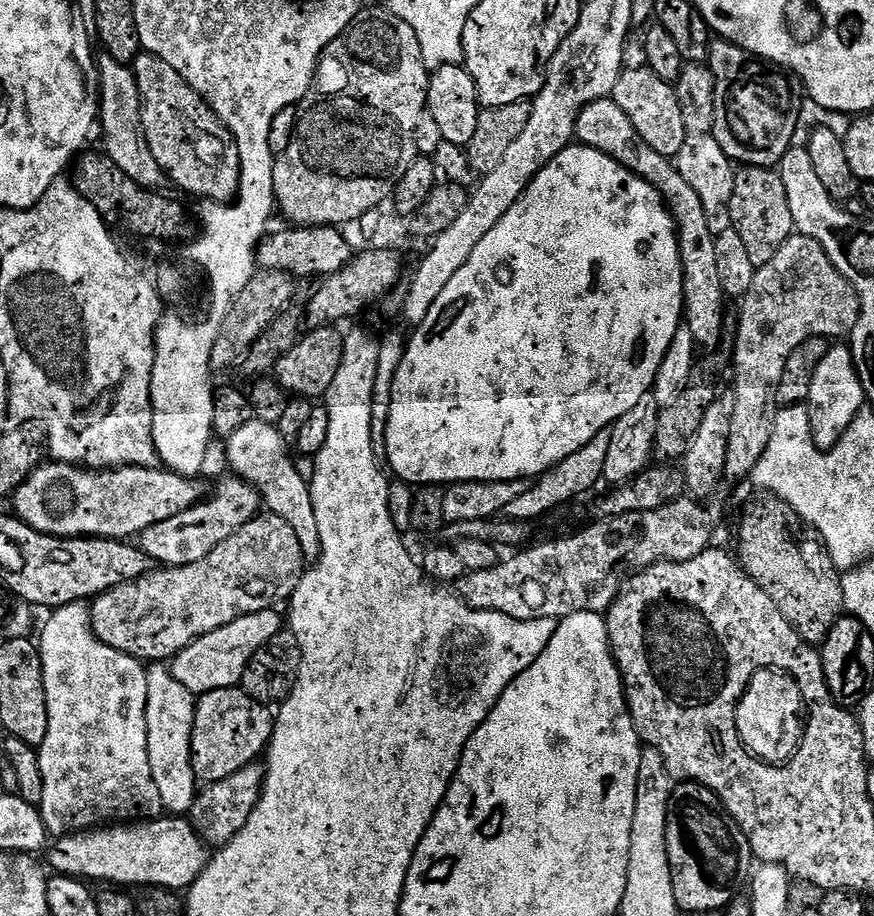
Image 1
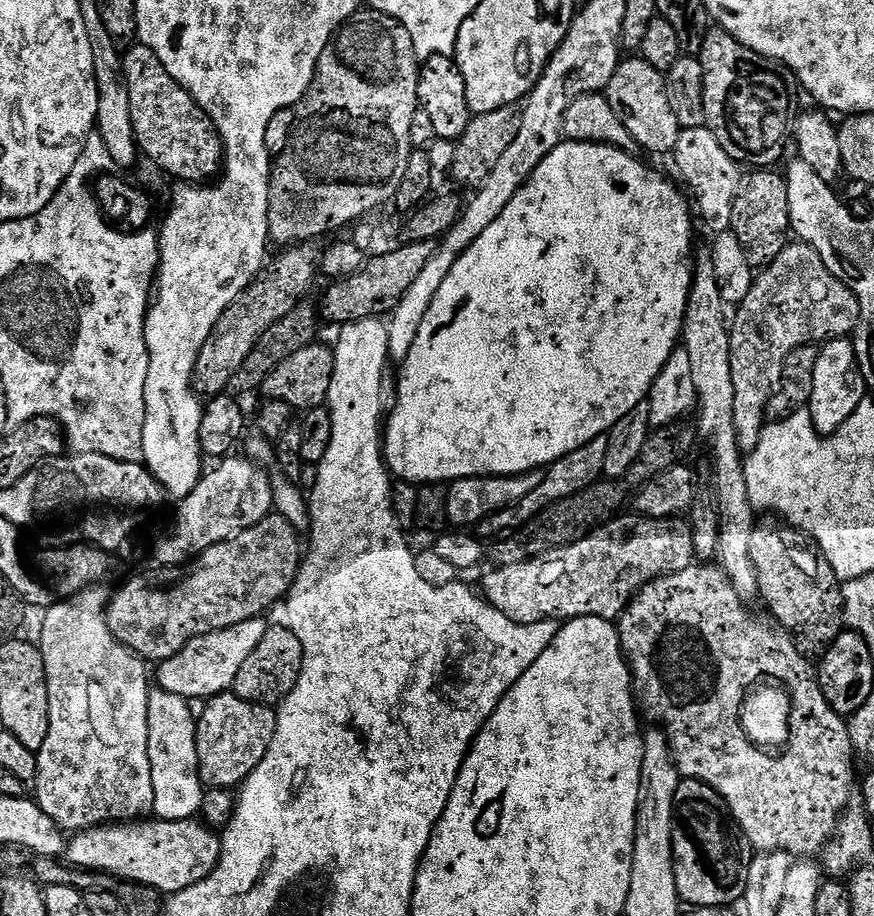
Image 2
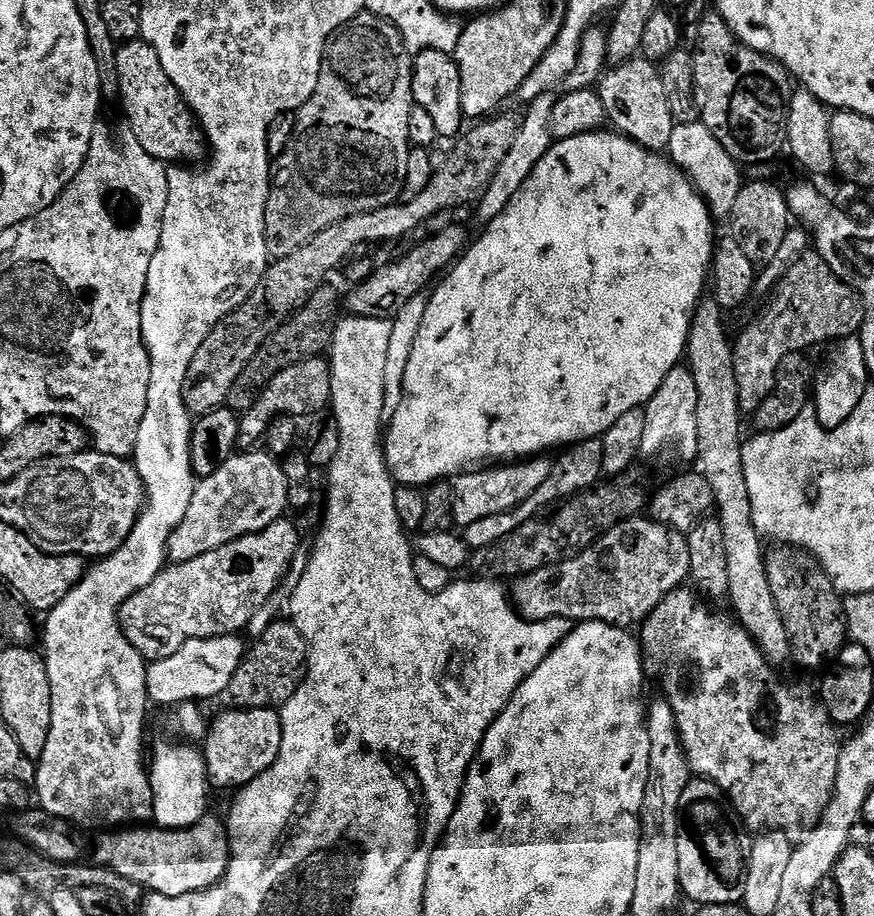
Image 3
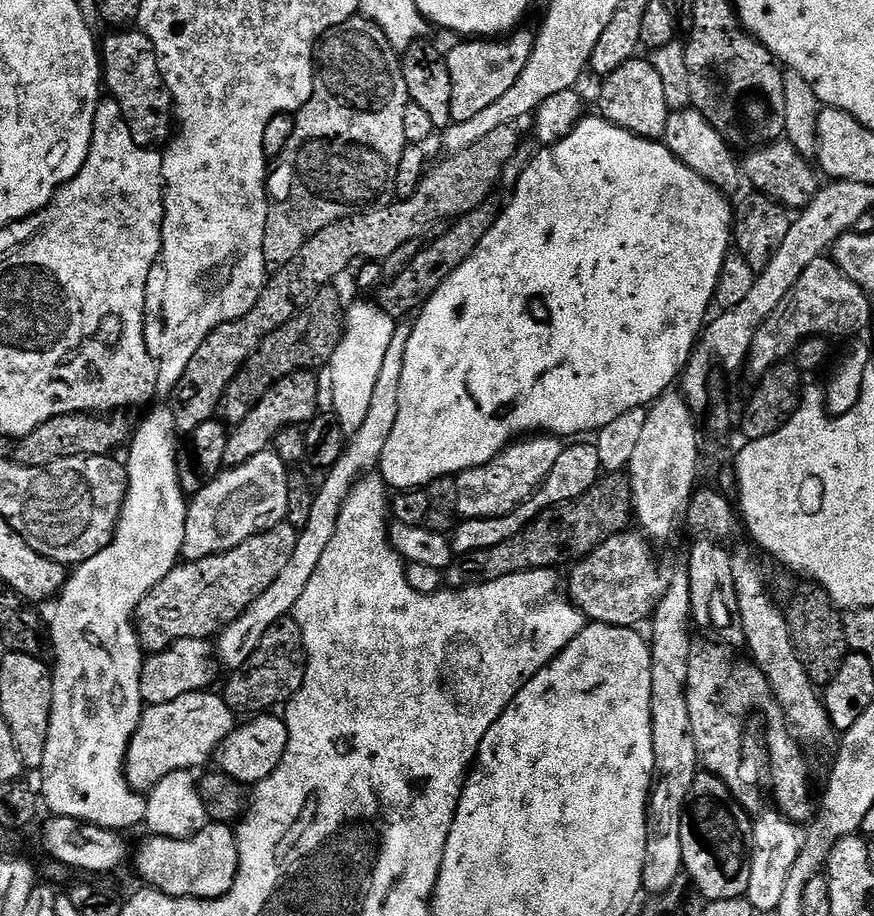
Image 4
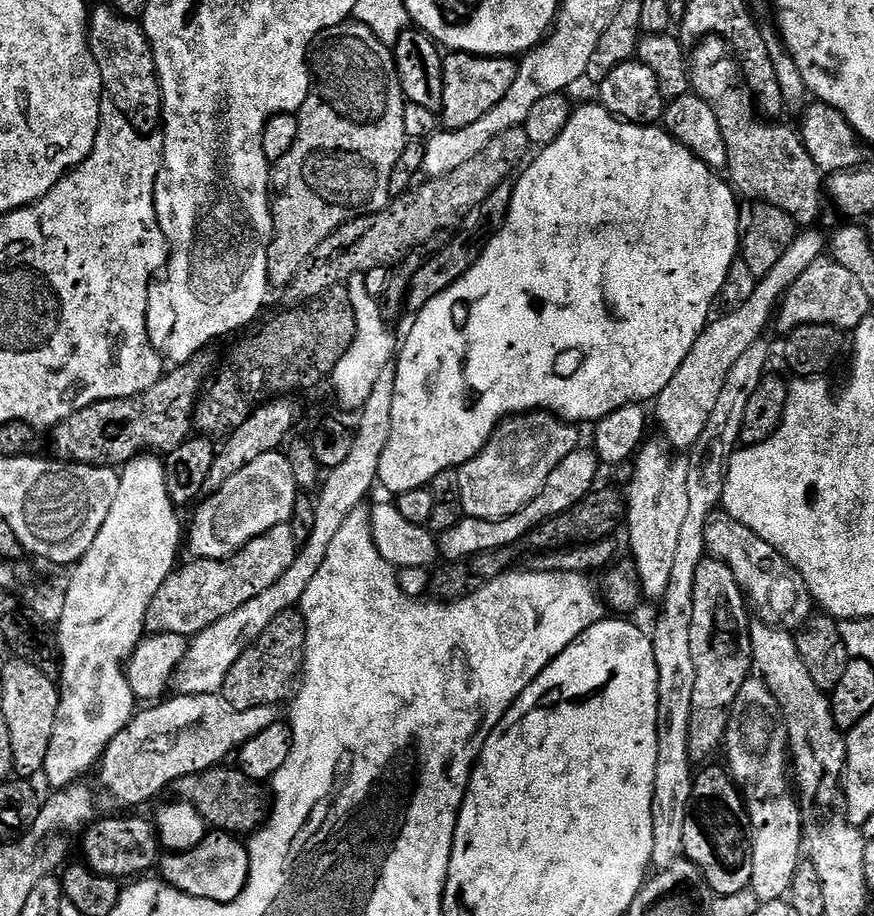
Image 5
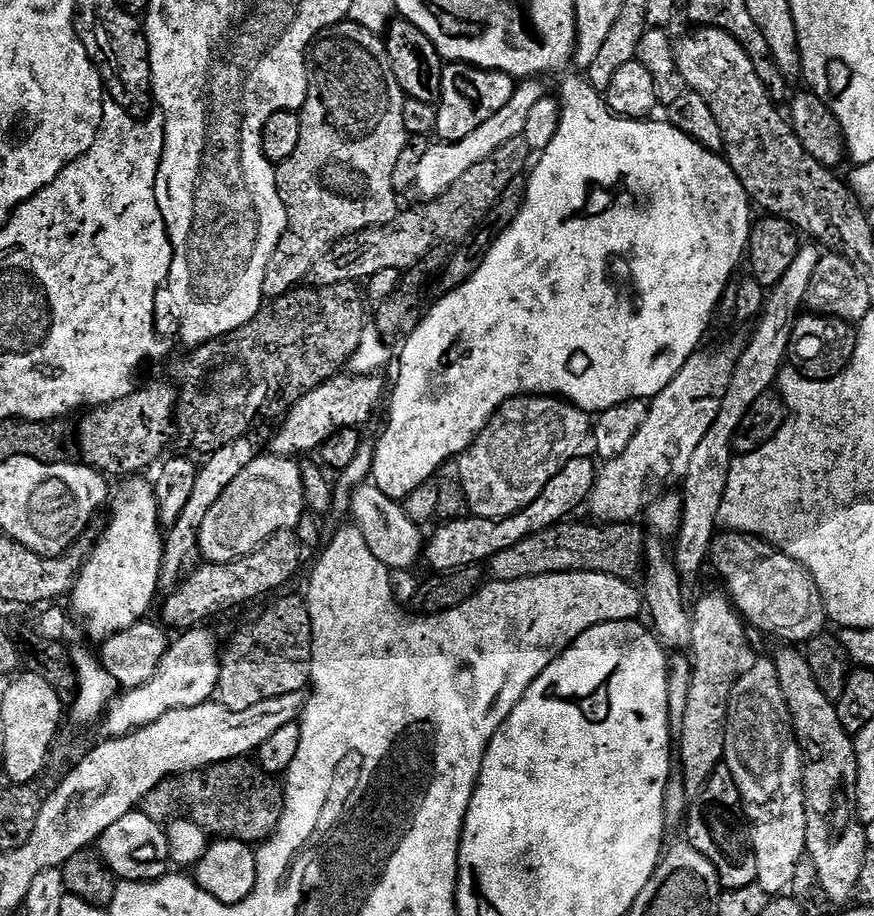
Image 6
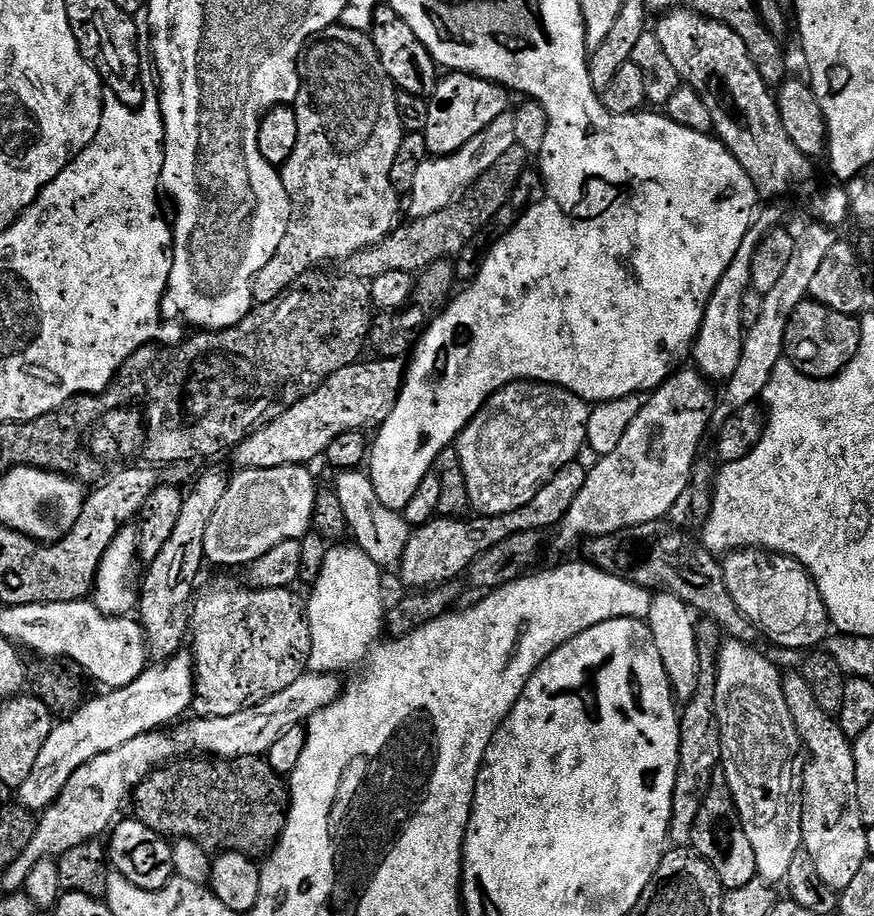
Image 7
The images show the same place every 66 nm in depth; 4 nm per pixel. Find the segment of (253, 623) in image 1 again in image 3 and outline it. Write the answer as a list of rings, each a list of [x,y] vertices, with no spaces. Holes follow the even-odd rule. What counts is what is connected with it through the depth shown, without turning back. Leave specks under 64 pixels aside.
[[[239,635],[215,636],[205,640],[188,640],[178,654],[170,658],[153,660],[147,665],[146,686],[148,699],[153,705],[172,704],[179,706],[193,702],[205,702],[215,696],[224,696],[232,685],[238,666],[244,661],[246,644],[240,641]]]

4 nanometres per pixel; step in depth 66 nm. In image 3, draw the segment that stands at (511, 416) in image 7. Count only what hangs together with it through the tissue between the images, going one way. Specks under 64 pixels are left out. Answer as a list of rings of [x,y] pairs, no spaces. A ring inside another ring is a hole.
[[[541,454],[515,462],[504,462],[499,466],[468,470],[457,475],[451,481],[455,527],[466,529],[481,518],[491,518],[493,514],[514,510],[514,506],[526,502],[526,498],[530,498],[530,494],[534,494],[534,490],[538,490],[538,486],[542,486],[546,478],[550,478],[553,461],[548,459],[547,455]]]

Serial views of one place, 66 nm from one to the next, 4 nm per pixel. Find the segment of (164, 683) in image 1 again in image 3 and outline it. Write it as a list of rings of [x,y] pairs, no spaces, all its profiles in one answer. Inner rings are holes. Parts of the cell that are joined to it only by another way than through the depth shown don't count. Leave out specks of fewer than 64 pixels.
[[[160,740],[150,752],[150,779],[154,794],[152,820],[161,828],[192,828],[204,816],[209,815],[208,788],[210,781],[204,753],[188,742],[175,744],[172,740]]]

